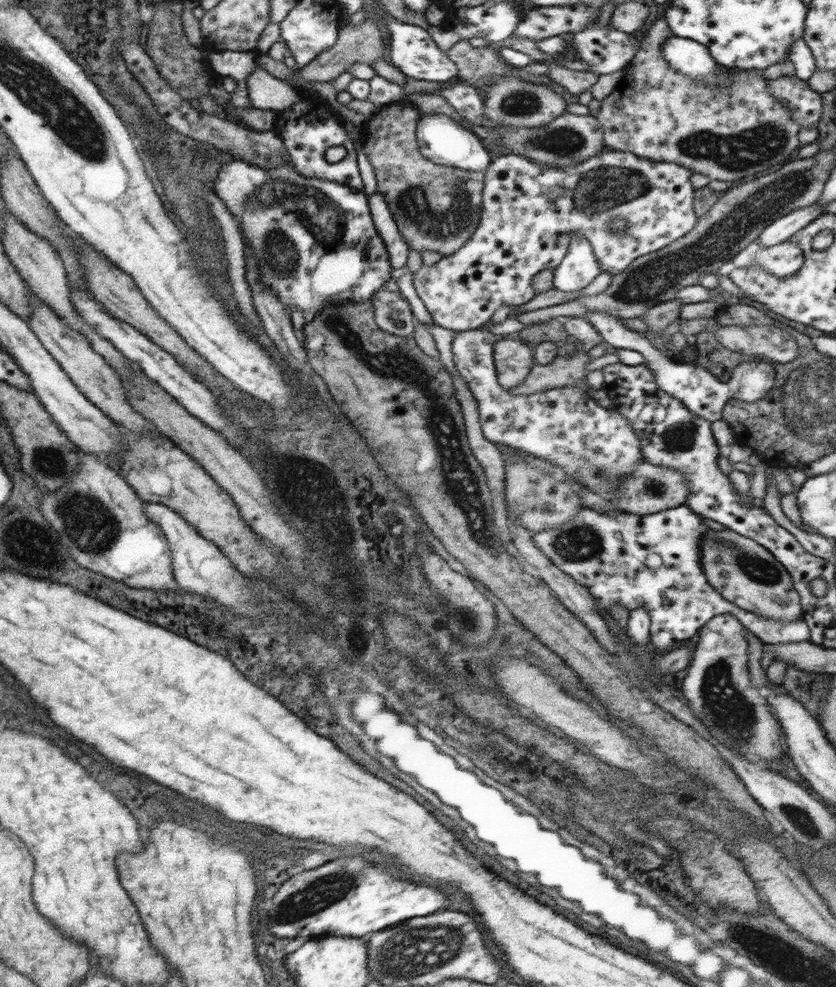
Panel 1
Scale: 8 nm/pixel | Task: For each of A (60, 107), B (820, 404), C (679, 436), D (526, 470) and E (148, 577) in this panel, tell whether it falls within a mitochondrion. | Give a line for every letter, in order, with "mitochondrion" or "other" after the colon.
A: mitochondrion
B: mitochondrion
C: mitochondrion
D: other
E: other

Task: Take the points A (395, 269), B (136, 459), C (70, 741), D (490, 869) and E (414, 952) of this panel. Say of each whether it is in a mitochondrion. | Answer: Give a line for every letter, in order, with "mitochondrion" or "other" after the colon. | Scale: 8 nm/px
A: other
B: other
C: other
D: other
E: mitochondrion

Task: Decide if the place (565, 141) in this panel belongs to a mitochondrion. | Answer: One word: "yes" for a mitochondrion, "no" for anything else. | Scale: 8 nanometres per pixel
yes

